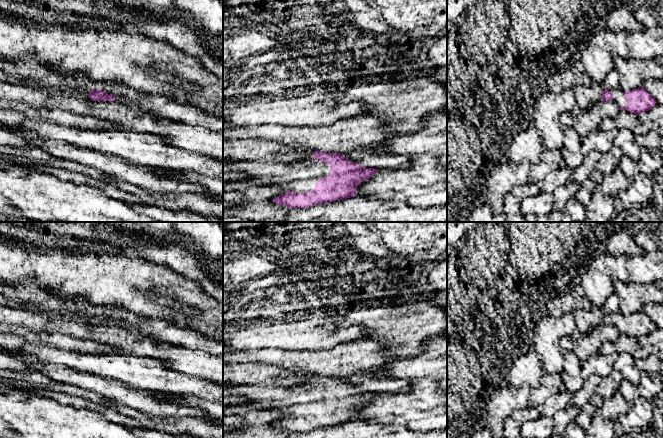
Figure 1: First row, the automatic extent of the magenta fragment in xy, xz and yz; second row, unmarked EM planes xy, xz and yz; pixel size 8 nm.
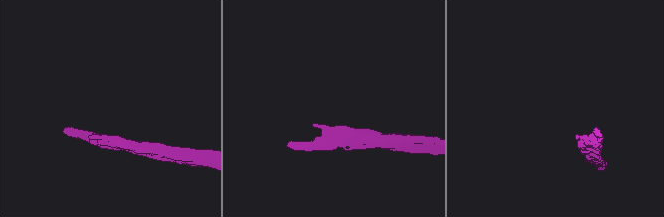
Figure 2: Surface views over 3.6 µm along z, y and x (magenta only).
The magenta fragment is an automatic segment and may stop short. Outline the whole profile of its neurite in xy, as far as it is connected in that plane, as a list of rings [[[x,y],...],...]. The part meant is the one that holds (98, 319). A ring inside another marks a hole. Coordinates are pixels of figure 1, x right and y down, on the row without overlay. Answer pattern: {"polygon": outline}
{"polygon": [[[0,291],[0,305],[11,308],[23,308],[34,312],[45,312],[51,315],[56,315],[65,318],[82,318],[87,319],[92,325],[115,325],[115,320],[108,319],[104,315],[88,315],[82,311],[69,311],[64,308],[53,306],[46,302],[38,301],[19,301],[16,298],[5,295]]]}

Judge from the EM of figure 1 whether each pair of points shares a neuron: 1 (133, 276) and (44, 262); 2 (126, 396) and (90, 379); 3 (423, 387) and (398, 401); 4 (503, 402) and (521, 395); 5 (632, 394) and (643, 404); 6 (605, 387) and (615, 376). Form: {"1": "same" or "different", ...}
{"1": "same", "2": "same", "3": "same", "4": "same", "5": "different", "6": "same"}

